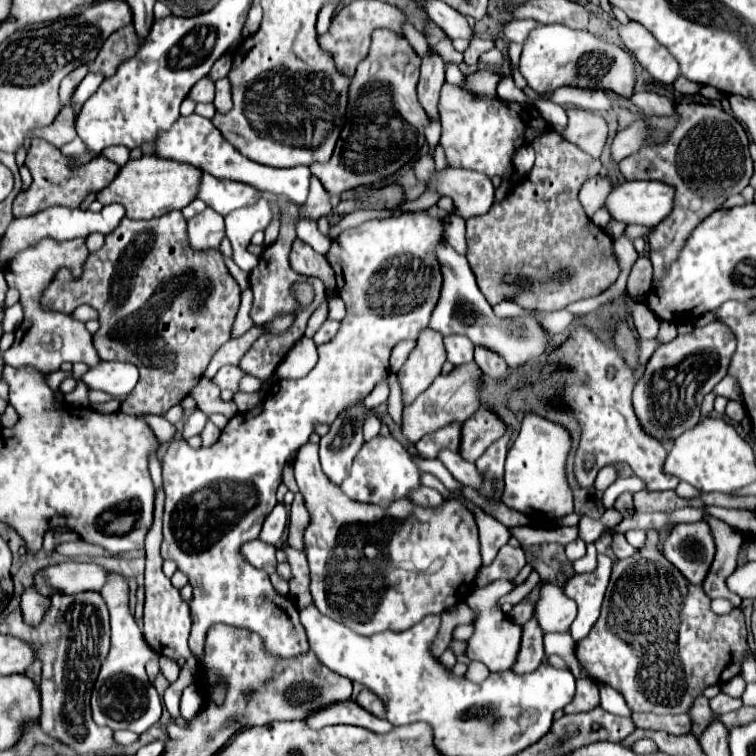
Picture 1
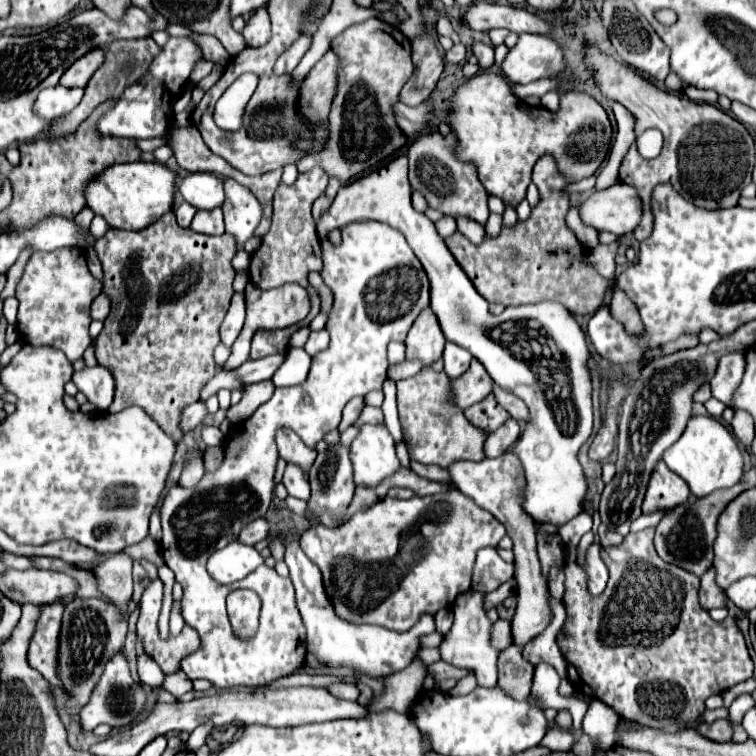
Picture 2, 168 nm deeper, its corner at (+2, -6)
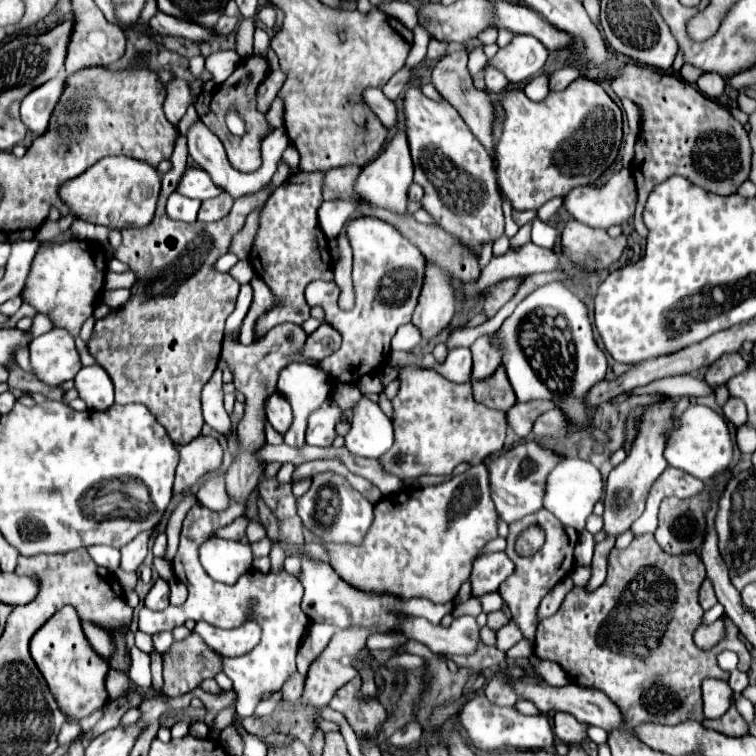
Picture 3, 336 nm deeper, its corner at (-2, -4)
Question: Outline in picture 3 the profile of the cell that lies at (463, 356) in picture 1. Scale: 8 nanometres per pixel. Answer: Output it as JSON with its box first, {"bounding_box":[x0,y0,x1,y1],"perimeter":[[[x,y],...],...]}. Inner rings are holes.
{"bounding_box":[438,348,472,382],"perimeter":[[[452,348],[448,352],[446,362],[438,368],[438,372],[450,382],[470,382],[472,374],[472,354],[468,348]]]}

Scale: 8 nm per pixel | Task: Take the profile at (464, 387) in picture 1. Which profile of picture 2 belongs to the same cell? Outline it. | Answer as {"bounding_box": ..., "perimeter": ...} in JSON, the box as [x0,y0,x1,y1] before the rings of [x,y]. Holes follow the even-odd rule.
{"bounding_box":[452,358,492,410],"perimeter":[[[472,358],[470,368],[460,378],[452,380],[452,390],[456,396],[456,404],[466,410],[492,392],[492,378],[484,370],[484,366],[476,358]]]}

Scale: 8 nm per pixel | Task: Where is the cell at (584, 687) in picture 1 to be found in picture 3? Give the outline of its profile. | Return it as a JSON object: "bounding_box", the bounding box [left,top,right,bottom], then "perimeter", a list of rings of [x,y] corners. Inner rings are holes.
{"bounding_box":[554,712,586,744],"perimeter":[[[558,712],[554,716],[554,734],[566,744],[580,744],[586,738],[586,724],[580,724],[574,716]]]}

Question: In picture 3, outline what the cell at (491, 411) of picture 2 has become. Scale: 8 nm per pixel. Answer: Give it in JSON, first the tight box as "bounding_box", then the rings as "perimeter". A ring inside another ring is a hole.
{"bounding_box":[472,366,516,412],"perimeter":[[[502,366],[496,370],[496,376],[492,376],[492,380],[472,382],[472,390],[474,390],[474,400],[492,410],[508,412],[516,404],[516,396],[512,392],[512,386],[508,384]]]}

